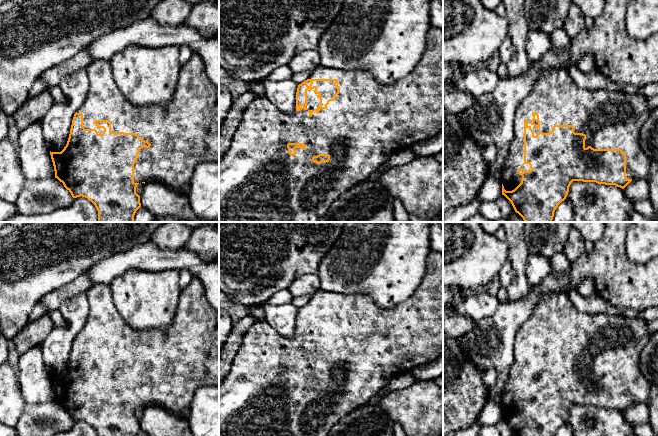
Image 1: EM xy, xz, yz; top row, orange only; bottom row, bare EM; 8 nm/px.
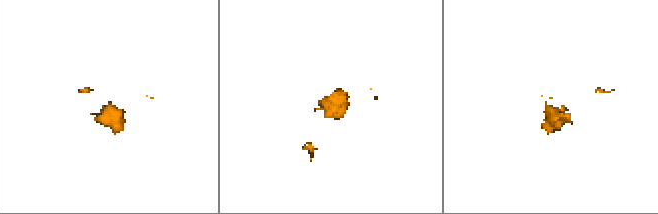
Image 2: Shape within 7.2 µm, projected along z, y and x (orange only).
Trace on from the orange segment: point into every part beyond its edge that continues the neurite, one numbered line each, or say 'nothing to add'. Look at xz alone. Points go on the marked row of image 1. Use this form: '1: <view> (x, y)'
1: xz (259, 181)

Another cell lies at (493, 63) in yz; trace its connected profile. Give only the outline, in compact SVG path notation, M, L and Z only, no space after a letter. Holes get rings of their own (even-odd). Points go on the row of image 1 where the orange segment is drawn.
M499 51L496 52L485 64L485 66L492 72L497 72L498 67L501 63L501 59L499 57Z

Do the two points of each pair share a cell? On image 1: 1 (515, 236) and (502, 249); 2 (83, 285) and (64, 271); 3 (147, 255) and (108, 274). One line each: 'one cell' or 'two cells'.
1: two cells
2: two cells
3: one cell

